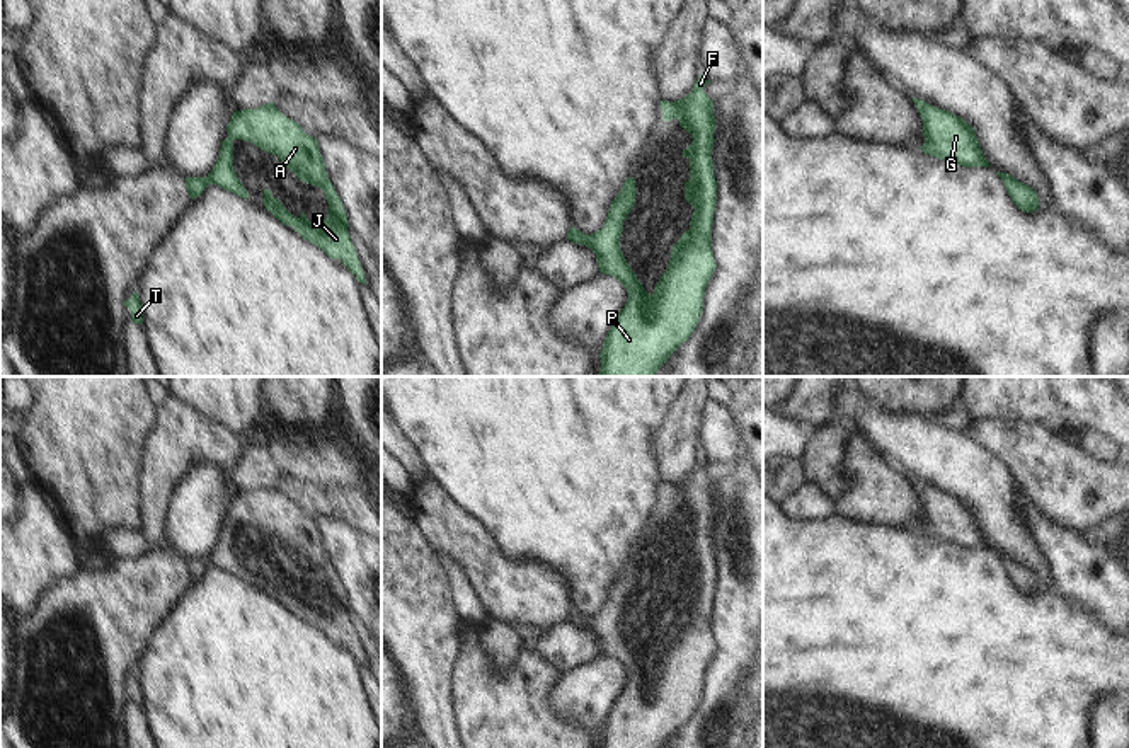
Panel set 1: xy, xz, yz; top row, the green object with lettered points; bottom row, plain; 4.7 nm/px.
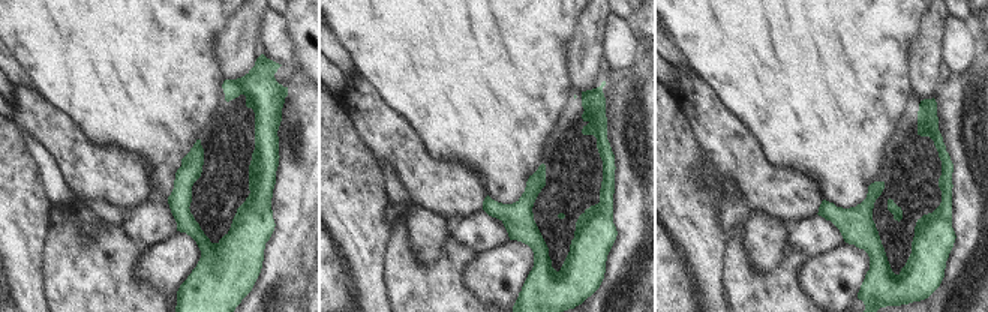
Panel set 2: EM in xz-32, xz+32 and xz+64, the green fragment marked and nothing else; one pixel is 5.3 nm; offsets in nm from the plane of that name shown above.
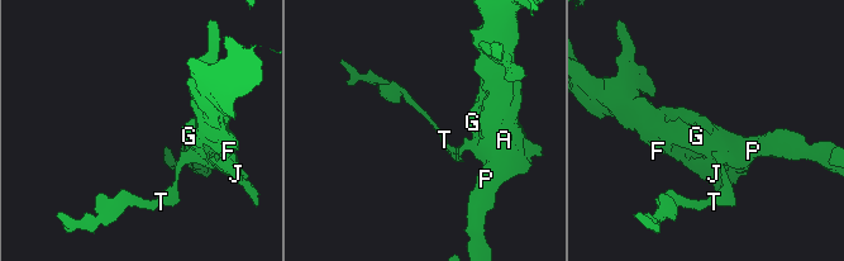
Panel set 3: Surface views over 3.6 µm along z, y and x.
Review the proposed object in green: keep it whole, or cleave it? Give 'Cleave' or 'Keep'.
Keep

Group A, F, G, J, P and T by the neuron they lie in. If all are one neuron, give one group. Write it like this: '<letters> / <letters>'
A F G J P T

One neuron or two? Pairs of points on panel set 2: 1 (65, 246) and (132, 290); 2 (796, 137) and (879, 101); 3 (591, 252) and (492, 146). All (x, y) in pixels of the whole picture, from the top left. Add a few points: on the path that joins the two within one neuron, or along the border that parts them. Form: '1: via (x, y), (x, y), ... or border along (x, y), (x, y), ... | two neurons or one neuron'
1: via (81, 263), (108, 290), (116, 290) | one neuron
2: via (817, 116), (832, 101), (858, 101) | one neuron
3: border along (546, 153), (546, 159), (514, 201), (495, 201) | two neurons

